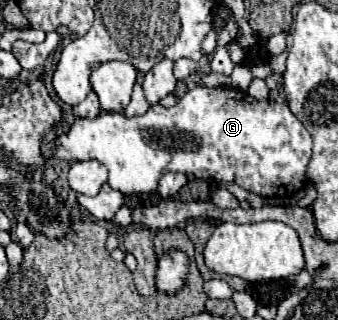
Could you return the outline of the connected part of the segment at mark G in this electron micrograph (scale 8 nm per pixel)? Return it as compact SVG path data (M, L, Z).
M197 86L197 88L191 88L181 100L177 106L173 108L165 108L165 106L151 106L143 116L133 116L133 118L127 118L125 114L121 112L101 112L95 120L87 120L87 118L79 118L75 120L75 124L71 126L71 130L63 136L57 138L57 156L61 160L69 160L69 162L77 162L77 160L99 160L107 166L109 170L109 186L113 190L119 190L123 194L149 194L149 192L155 192L157 190L157 182L161 178L161 174L167 170L171 172L185 172L187 176L195 176L195 178L203 178L203 180L215 180L219 184L225 184L225 182L235 182L239 184L241 188L245 188L247 192L253 192L253 194L259 194L259 196L287 196L289 192L293 194L295 190L301 190L307 182L305 178L305 168L309 164L309 158L311 158L311 134L305 130L305 126L293 116L293 112L289 110L287 104L277 104L273 100L255 100L251 98L247 92L243 90L233 90L233 88L209 88L209 86Z

